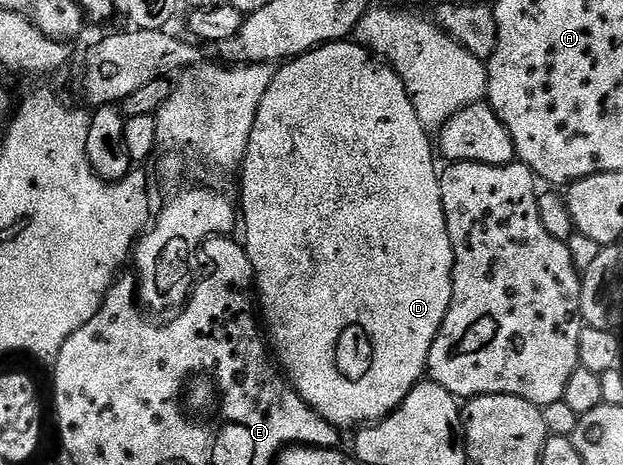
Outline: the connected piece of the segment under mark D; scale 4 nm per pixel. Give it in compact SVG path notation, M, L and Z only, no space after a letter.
M353 39L332 41L302 57L284 62L274 72L271 87L267 87L267 95L263 95L263 103L259 103L255 127L251 127L251 139L245 152L245 160L239 169L239 217L243 222L243 229L245 225L243 244L247 259L251 259L255 293L259 298L259 313L267 330L267 341L271 346L272 356L279 362L294 391L319 416L327 419L327 423L336 425L342 431L364 427L381 420L388 413L394 413L403 403L403 399L407 399L409 392L421 384L427 373L431 347L451 307L453 248L443 215L439 165L433 162L435 145L434 142L433 145L429 142L429 137L423 123L419 123L419 115L407 95L407 87L403 87L403 79L399 79L395 70L380 57L370 53L364 45Z

